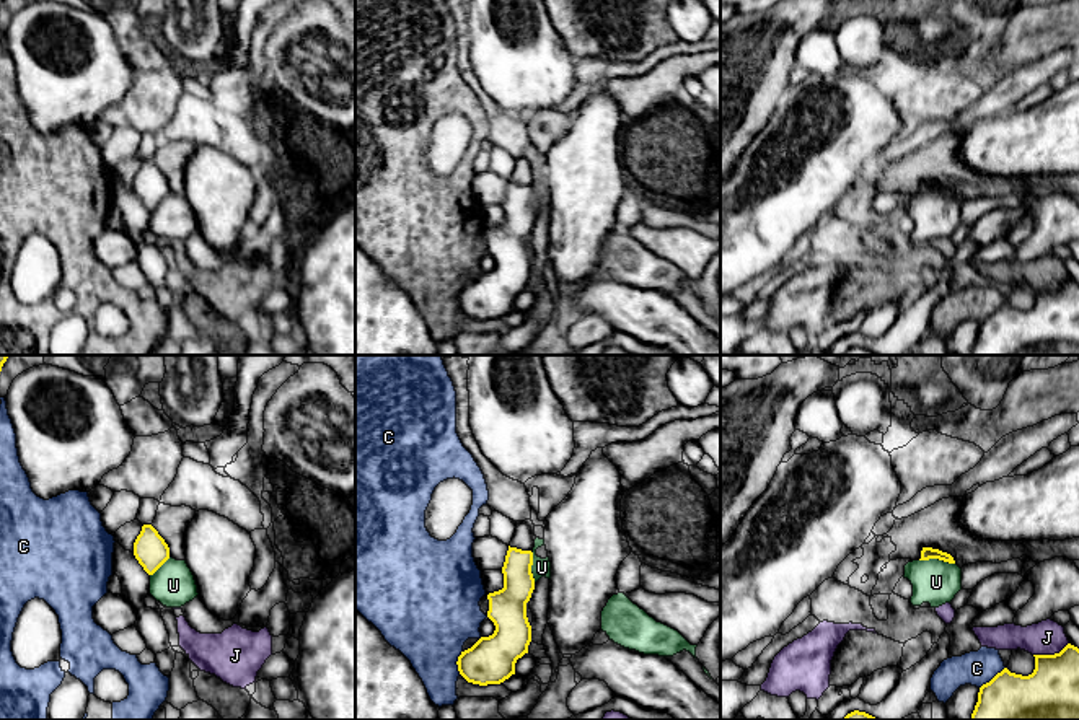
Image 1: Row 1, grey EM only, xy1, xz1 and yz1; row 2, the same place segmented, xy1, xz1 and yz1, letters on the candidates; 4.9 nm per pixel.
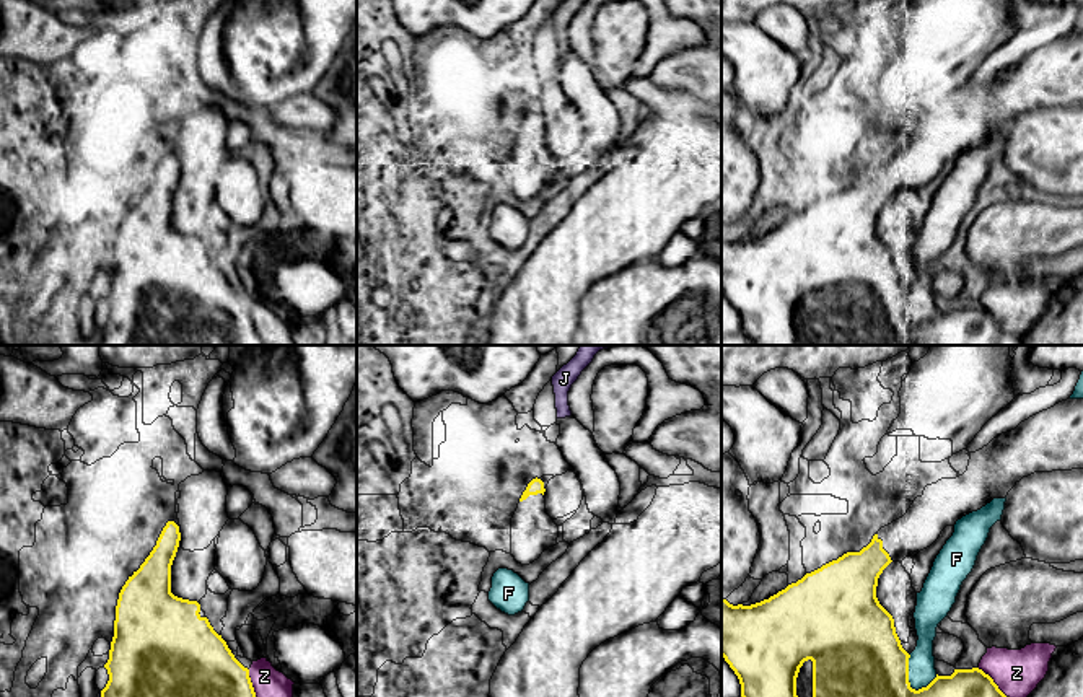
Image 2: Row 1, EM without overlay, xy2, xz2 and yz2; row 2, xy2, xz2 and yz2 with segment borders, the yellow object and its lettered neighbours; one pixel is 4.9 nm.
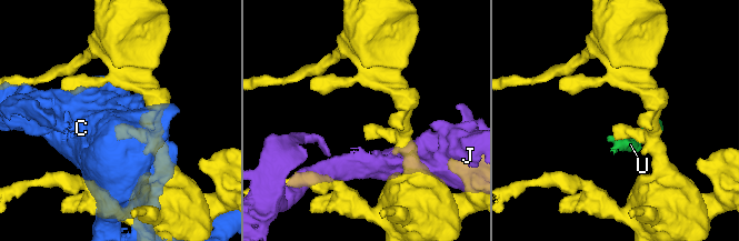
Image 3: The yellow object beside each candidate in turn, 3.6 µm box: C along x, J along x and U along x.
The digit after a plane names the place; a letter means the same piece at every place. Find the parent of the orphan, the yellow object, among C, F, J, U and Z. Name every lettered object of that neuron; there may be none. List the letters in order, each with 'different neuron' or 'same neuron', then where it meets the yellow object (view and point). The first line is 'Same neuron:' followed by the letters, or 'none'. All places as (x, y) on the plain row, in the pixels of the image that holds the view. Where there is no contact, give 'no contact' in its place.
Same neuron: none
C: different neuron; contact yz1 (993, 313)
F: different neuron; contact yz2 (907, 310)
J: different neuron; contact yz1 (1050, 290)
U: different neuron; contact yz1 (938, 193)
Z: different neuron; contact yz2 (997, 323)

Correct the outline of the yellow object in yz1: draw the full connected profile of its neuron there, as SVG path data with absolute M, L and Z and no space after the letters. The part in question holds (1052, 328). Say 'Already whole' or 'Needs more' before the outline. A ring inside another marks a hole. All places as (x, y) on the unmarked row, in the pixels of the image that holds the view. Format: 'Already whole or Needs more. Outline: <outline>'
Already whole. Outline: M1068 279L1059 288L1033 292L1032 310L1004 303L983 319L970 355L1079 355L1079 283Z

